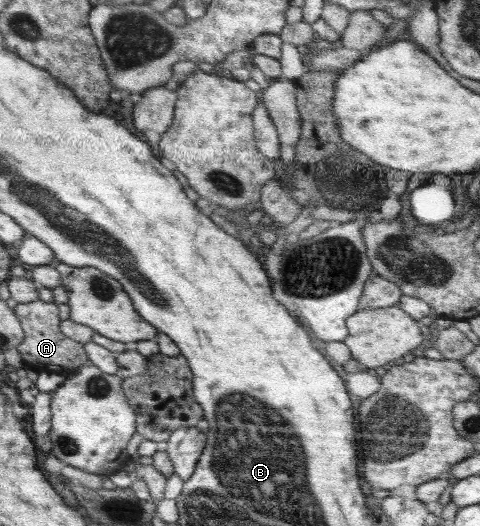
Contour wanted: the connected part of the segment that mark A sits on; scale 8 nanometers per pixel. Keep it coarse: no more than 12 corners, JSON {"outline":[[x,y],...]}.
{"outline":[[16,306],[26,367],[73,373],[89,363],[84,345],[60,332],[59,306]]}

